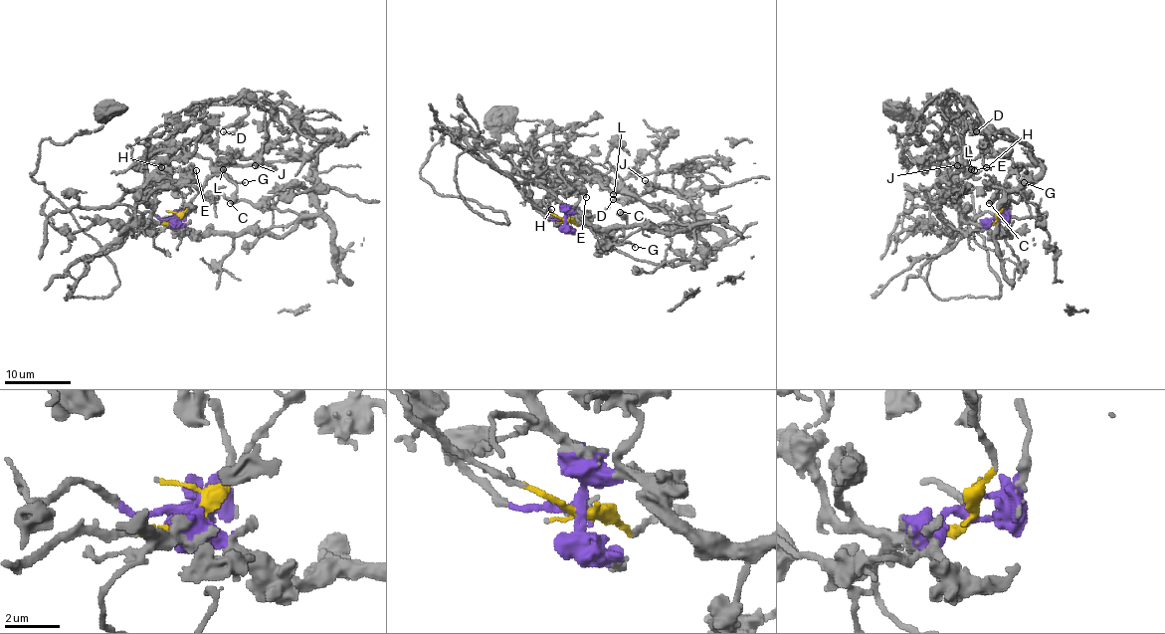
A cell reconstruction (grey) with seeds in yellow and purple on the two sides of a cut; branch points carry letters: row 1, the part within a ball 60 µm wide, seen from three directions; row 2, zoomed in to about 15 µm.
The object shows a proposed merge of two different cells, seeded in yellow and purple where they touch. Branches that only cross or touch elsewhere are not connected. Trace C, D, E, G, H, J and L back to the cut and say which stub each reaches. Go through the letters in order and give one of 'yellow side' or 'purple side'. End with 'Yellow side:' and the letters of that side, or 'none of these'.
C: purple side
D: purple side
E: purple side
G: purple side
H: purple side
J: purple side
L: purple side
Yellow side: none of these

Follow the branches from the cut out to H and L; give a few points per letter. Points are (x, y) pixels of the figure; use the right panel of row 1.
H: (997, 218), (968, 223), (945, 192), (960, 172), (975, 173), (987, 167)
L: (997, 218), (990, 230), (1010, 236), (998, 203), (1041, 167), (1000, 130), (968, 155), (972, 168)

